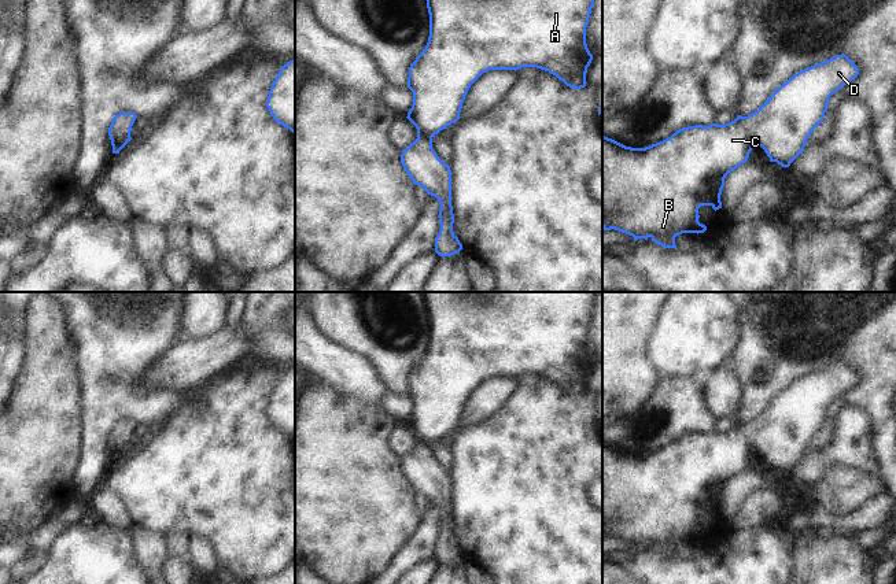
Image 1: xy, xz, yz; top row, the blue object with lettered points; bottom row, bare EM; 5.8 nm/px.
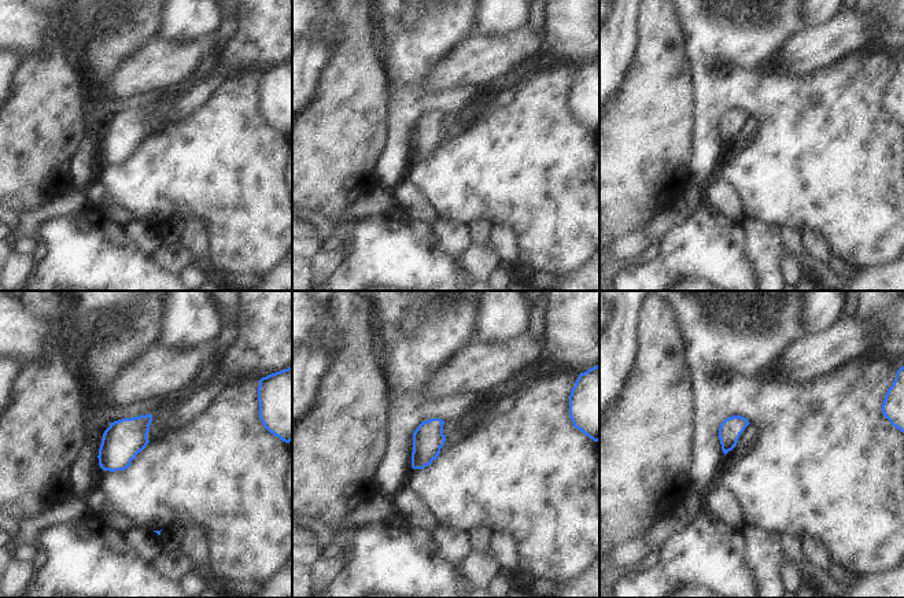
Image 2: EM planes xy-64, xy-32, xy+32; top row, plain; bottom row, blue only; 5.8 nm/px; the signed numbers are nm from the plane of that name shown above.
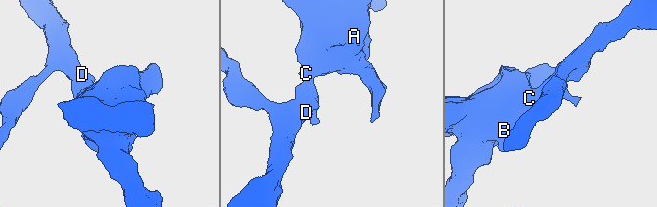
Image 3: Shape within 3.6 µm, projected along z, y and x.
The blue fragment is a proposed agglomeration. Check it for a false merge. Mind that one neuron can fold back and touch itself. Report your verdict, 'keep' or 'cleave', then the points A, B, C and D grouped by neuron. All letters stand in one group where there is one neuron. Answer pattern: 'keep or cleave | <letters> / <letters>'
keep | A B C D

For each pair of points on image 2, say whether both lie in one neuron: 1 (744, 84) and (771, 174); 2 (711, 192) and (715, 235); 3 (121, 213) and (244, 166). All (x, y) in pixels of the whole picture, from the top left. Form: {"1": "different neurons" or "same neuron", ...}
{"1": "same neuron", "2": "different neurons", "3": "different neurons"}

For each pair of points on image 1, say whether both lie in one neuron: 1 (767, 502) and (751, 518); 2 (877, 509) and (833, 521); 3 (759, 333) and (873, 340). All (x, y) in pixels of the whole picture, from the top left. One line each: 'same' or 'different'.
1: same
2: same
3: same

